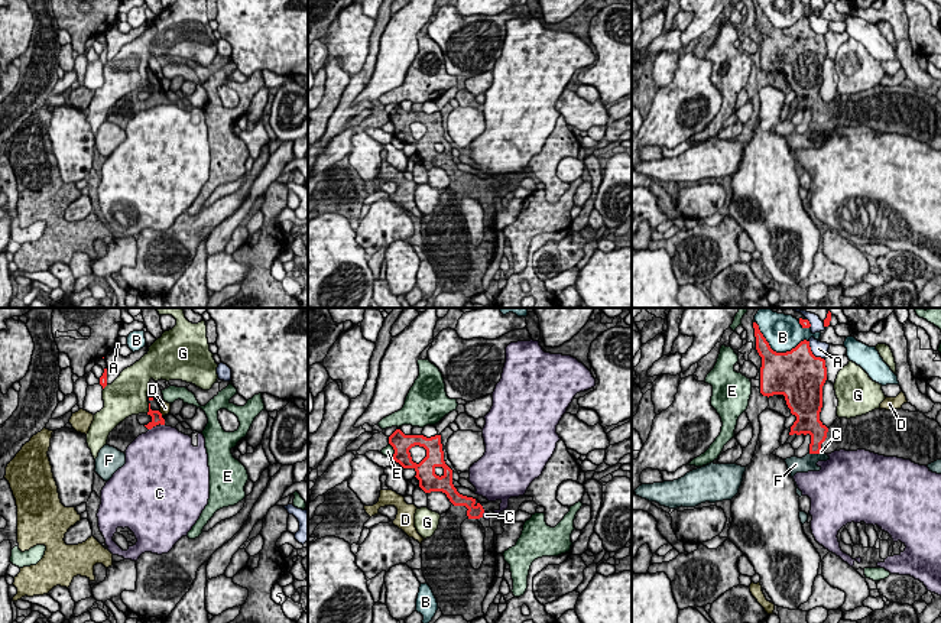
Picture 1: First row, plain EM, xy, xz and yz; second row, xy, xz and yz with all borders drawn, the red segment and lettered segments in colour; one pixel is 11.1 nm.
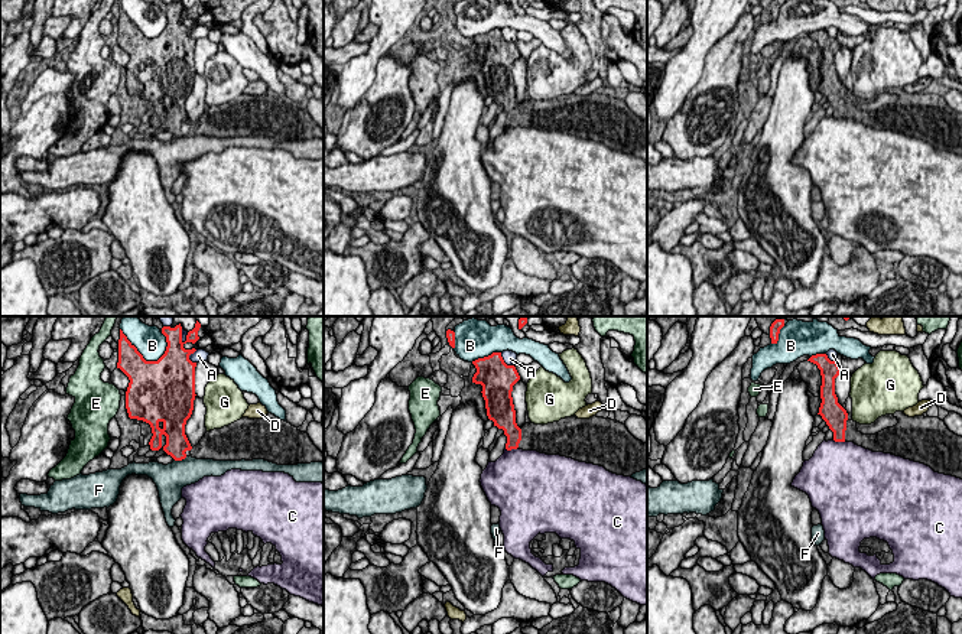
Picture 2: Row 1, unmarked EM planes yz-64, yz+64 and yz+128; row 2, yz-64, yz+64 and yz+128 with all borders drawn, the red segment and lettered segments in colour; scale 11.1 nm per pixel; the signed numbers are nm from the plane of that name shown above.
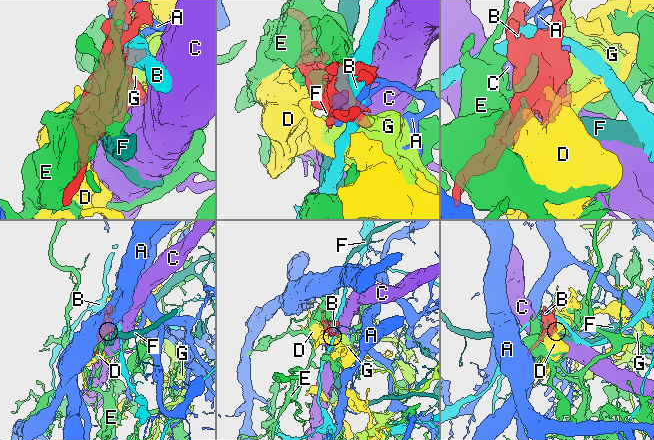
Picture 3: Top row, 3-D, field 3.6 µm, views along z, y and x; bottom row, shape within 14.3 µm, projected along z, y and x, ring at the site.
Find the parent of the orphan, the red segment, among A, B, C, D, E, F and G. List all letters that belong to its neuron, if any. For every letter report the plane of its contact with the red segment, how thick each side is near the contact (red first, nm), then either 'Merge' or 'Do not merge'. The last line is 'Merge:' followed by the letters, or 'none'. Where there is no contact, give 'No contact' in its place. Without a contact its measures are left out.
A: Touches red in yz. Thickness 480 nm (red) against 170 nm. Do not merge
B: Touches red in yz. Thickness 480 nm (red) against 400 nm. Do not merge
C: Touches red in xy. Thickness 130 nm (red) against 460 nm. Do not merge
D: Touches red in xy. Thickness 130 nm (red) against 130 nm. Do not merge
E: Touches red in xz. Thickness 220 nm (red) against 120 nm. Do not merge
F: Touches red in yz. Thickness 190 nm (red) against 190 nm. Do not merge
G: Touches red in xy. Thickness 130 nm (red) against 380 nm. Do not merge
Merge: none

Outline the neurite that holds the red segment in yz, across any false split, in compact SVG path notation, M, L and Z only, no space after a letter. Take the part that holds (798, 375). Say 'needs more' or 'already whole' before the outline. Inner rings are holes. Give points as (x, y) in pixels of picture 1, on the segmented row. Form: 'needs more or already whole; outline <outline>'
needs more; outline M753 322L756 350L762 357L760 393L783 395L796 421L789 435L811 435L809 454L866 450L885 457L928 465L941 460L941 426L921 412L875 409L856 418L837 418L827 428L820 421L825 360L815 357L809 341L786 353L776 353Z

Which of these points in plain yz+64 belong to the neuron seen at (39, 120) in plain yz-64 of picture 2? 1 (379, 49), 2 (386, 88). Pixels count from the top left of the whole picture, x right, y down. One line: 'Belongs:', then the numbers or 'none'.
Belongs: 2

